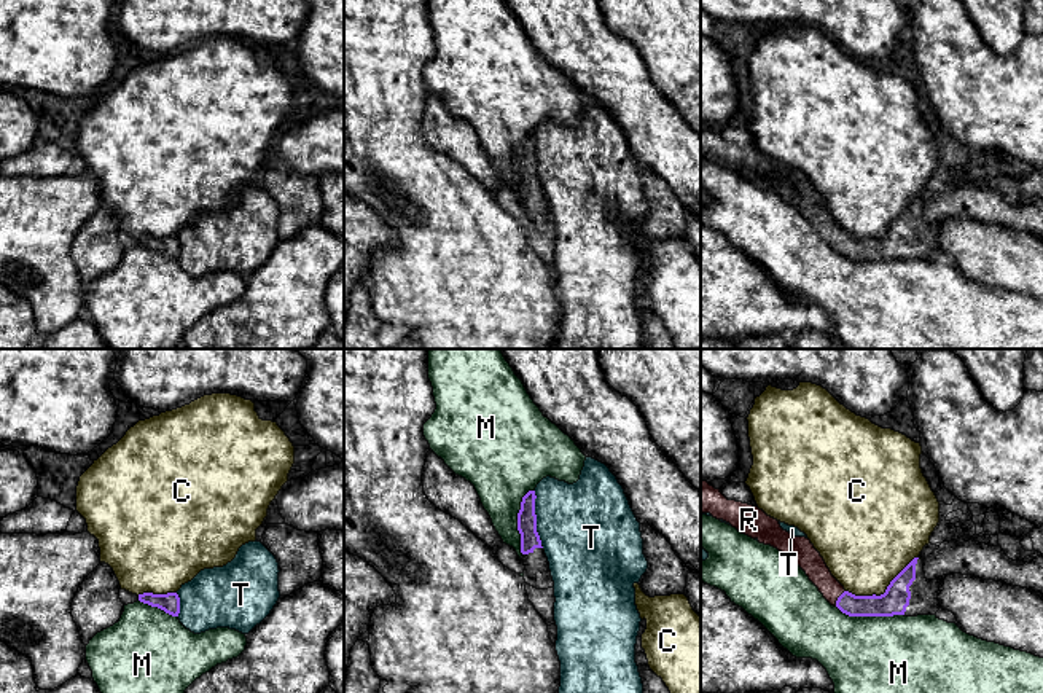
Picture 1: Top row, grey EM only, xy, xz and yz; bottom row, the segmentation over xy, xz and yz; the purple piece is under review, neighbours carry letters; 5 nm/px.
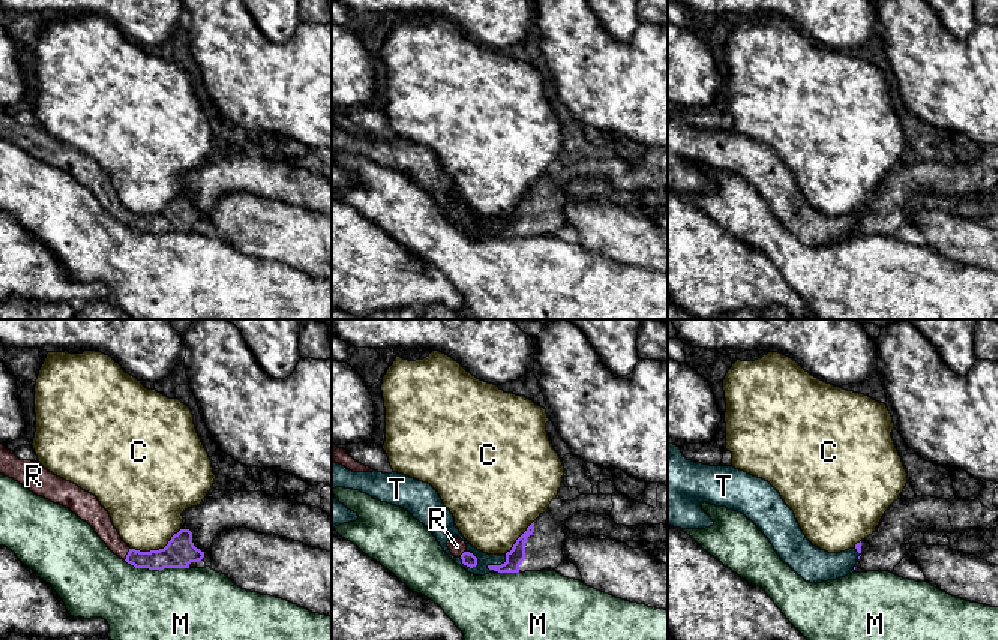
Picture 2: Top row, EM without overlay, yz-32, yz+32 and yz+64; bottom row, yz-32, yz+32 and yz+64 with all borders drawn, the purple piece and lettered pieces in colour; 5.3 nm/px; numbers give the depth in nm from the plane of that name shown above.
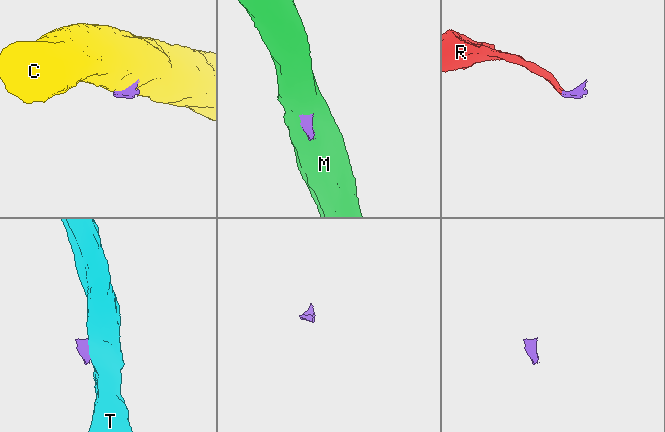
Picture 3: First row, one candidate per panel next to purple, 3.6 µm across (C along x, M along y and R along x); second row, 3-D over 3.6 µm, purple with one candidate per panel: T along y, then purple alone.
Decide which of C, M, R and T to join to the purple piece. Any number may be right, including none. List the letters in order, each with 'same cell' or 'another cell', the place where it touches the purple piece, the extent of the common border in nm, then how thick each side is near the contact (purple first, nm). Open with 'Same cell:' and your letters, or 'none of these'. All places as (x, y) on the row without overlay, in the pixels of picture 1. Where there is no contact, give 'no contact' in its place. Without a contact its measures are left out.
Same cell: R
C: another cell; contact yz (884, 236); length 400 nm; calibres 140 and 420 nm
M: another cell; contact xz (518, 163); length 340 nm; calibres 100 and 320 nm
R: same cell; contact yz (838, 241); length 100 nm; calibres 120 and 120 nm
T: another cell; contact xz (535, 163); length 300 nm; calibres 100 and 460 nm

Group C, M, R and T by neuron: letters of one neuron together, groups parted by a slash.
C / M / R / T

